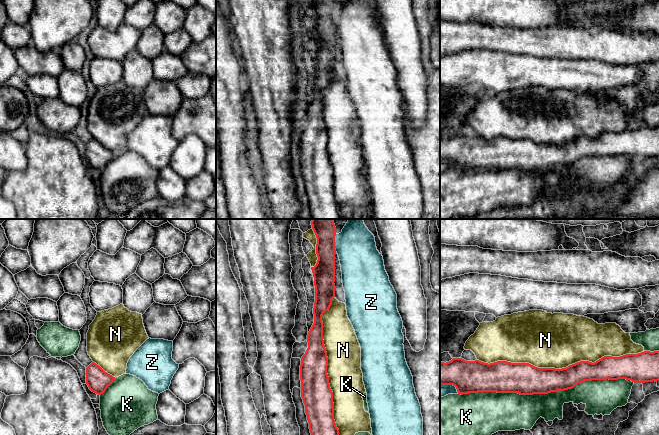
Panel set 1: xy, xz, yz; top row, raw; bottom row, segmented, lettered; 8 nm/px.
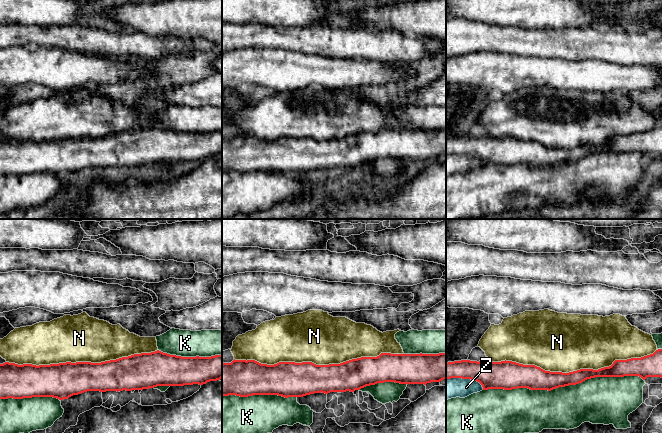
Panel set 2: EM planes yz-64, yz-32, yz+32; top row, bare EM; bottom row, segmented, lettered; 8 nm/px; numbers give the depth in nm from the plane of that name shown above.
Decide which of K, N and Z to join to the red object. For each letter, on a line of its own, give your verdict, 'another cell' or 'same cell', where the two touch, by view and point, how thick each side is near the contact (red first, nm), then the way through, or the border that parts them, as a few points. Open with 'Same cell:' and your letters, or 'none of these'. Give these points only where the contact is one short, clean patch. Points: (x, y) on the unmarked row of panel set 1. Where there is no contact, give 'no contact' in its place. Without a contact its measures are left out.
Same cell: N
K: another cell; contact yz (546, 169); calibres 260 and 280 nm
N: same cell; contact yz (560, 145); calibres 220 and 440 nm
Z: another cell; contact xz (334, 19); calibres 180 and 320 nm

